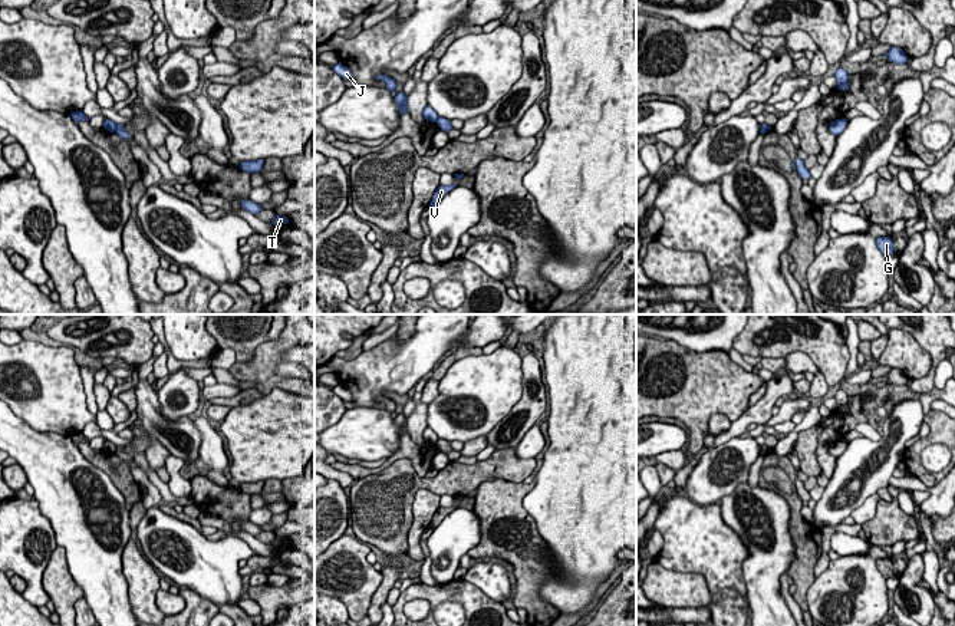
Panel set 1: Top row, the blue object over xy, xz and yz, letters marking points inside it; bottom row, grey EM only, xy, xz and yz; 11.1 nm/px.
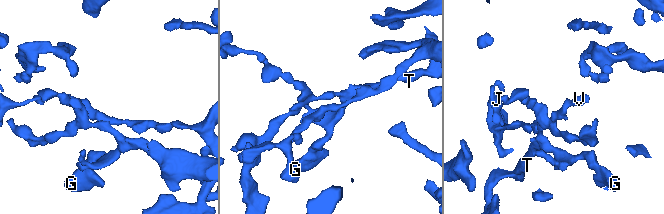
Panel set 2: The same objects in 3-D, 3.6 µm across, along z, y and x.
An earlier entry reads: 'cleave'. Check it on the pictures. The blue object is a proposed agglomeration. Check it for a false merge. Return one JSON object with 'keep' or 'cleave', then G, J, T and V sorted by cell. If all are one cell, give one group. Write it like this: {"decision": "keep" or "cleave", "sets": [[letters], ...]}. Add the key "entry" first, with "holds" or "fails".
{"entry": "holds", "decision": "cleave", "sets": [["G", "T", "V"], ["J"]]}

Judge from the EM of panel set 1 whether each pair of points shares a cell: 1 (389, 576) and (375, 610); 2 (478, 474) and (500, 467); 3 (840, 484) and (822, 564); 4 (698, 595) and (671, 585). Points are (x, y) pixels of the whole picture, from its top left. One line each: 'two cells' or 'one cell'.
1: one cell
2: one cell
3: two cells
4: one cell

